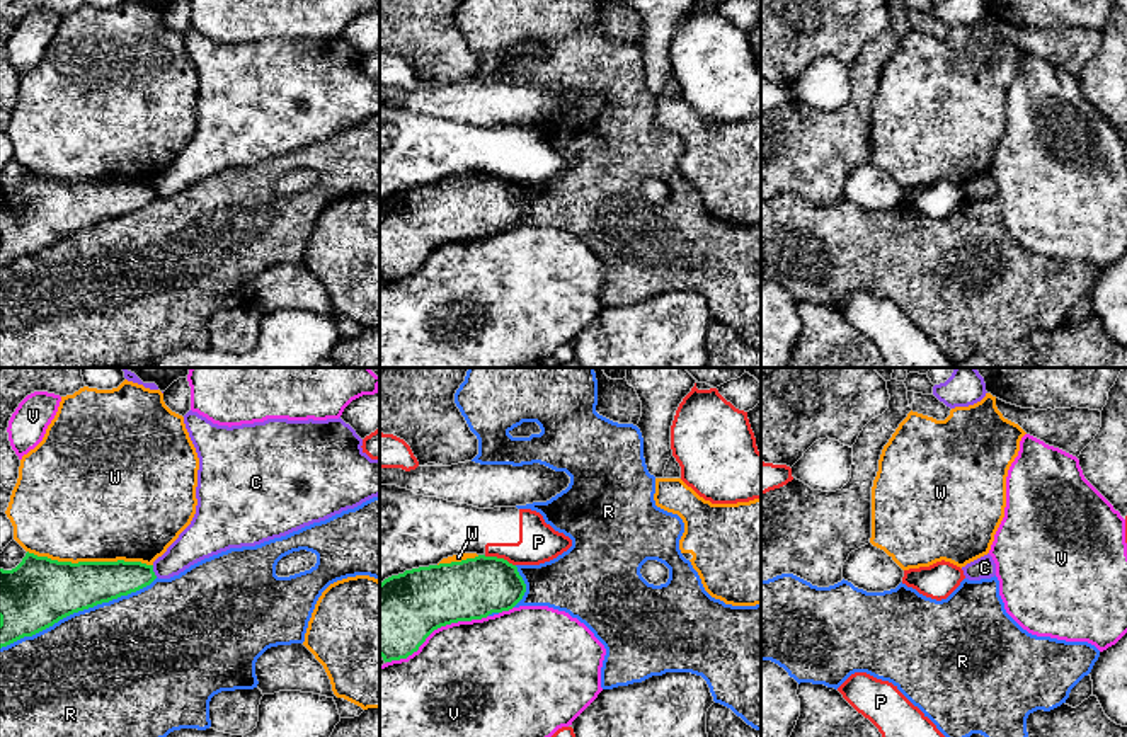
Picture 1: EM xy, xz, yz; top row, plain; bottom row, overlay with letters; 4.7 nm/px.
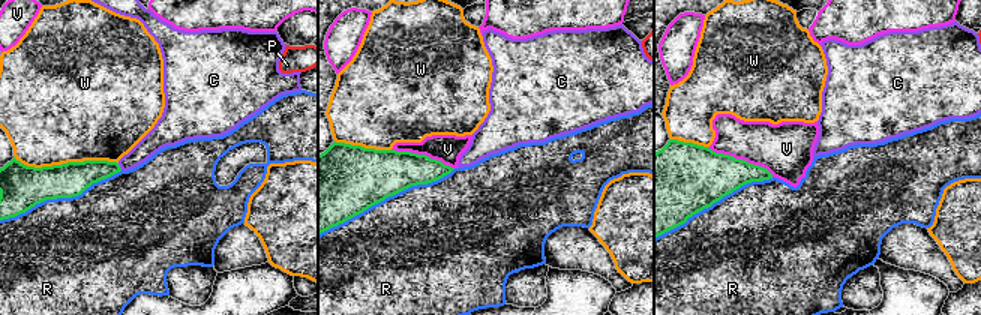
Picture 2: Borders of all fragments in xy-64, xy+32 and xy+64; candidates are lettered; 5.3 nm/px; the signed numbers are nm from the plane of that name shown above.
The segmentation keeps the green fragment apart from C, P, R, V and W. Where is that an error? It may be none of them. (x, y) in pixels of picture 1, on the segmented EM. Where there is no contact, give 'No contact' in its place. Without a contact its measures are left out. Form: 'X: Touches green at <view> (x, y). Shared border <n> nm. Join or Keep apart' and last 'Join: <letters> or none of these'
C: Touches green at xy (152, 571). Shared border 60 nm. Keep apart
P: Touches green at xz (499, 559). Shared border 160 nm. Keep apart
R: Touches green at xy (79, 610). Shared border 800 nm. Keep apart
V: Touches green at xz (436, 628). Shared border 550 nm. Keep apart
W: Touches green at xy (91, 562). Shared border 600 nm. Keep apart
Join: none of these

